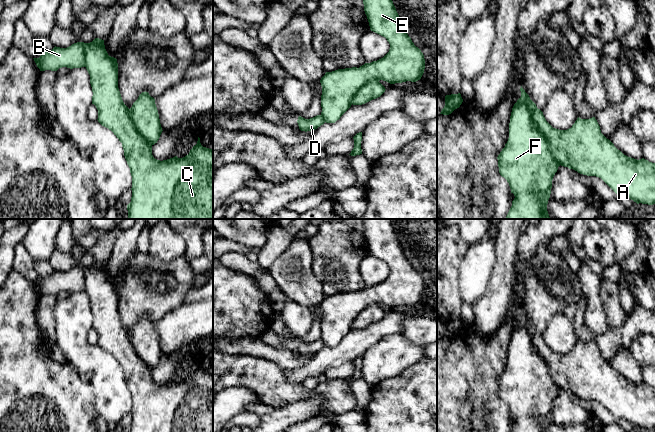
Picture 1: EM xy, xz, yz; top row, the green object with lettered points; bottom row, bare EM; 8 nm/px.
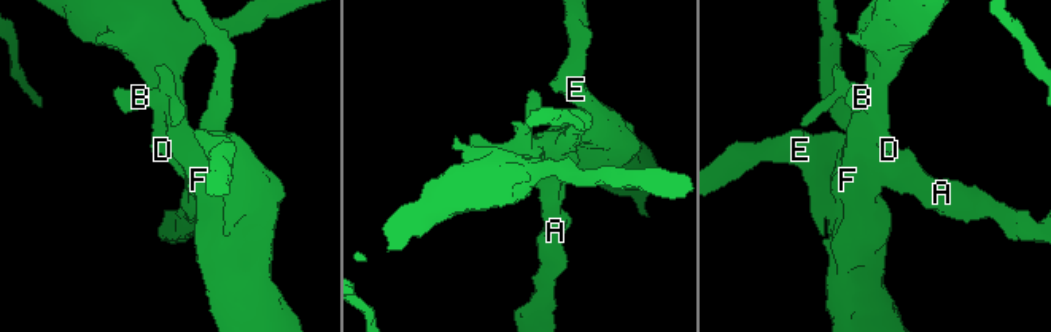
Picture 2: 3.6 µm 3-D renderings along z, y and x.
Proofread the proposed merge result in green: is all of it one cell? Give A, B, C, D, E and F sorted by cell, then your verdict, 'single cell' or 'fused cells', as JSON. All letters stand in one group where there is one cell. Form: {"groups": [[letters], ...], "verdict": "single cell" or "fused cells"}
{"groups": [["A", "B", "D"], ["C", "E", "F"]], "verdict": "fused cells"}

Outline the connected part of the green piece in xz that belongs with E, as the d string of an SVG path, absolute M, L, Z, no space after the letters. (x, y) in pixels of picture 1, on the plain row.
M363 219L364 235L370 254L385 261L390 268L389 276L381 283L352 292L326 296L321 302L321 339L326 347L335 347L351 331L358 314L370 305L383 304L390 308L421 303L425 293L425 283L421 274L414 269L405 256L402 245L393 228L391 219Z

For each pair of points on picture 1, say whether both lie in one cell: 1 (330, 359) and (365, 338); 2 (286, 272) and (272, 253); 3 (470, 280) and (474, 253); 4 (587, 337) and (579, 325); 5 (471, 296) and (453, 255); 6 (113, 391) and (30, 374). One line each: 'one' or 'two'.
1: one
2: two
3: one
4: one
5: two
6: two

